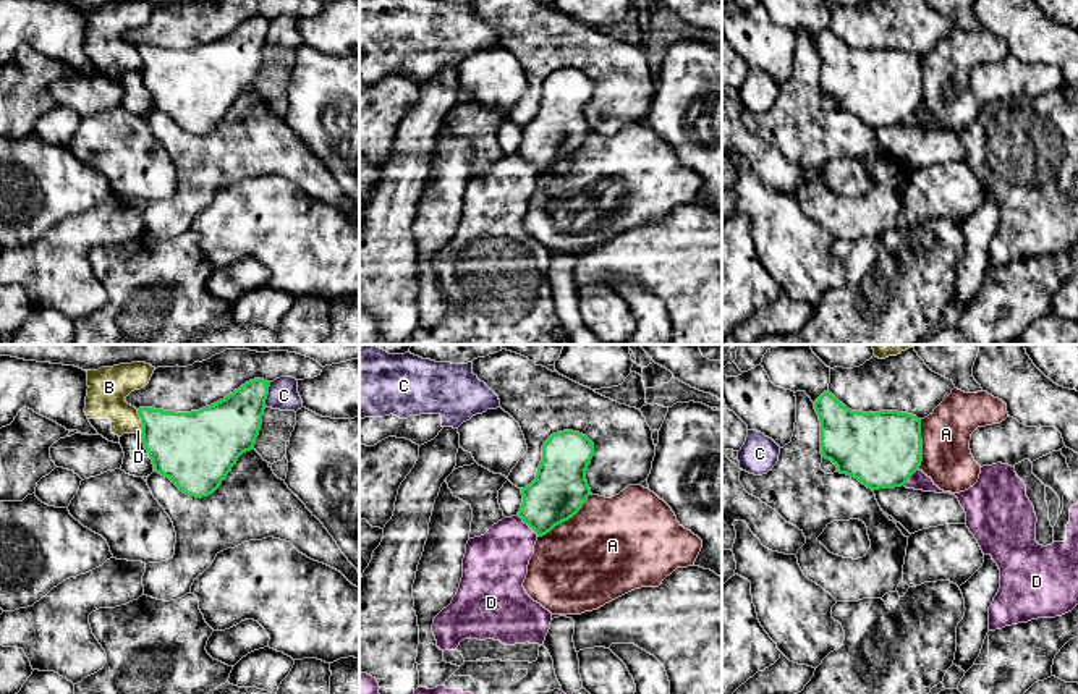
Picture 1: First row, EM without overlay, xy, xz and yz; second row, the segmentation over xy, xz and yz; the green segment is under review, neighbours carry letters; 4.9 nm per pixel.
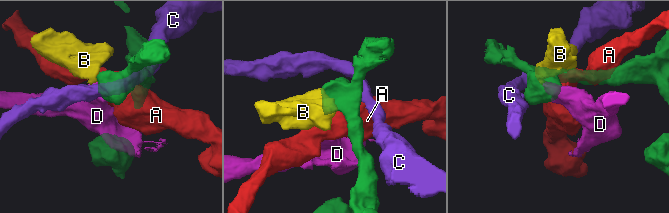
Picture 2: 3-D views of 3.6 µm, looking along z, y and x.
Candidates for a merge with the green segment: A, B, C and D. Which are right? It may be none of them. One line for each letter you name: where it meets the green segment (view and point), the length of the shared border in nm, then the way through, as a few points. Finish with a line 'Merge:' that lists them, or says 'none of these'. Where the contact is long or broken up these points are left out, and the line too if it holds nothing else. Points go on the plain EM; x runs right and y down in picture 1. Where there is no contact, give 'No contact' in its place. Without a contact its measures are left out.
Merge: none of these

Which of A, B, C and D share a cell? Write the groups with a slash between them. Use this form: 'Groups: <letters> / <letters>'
Groups: A / B D / C

